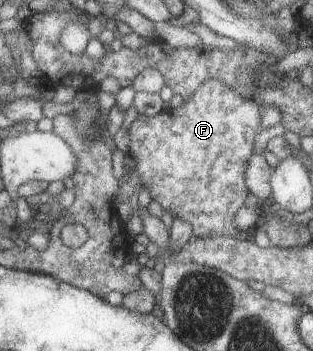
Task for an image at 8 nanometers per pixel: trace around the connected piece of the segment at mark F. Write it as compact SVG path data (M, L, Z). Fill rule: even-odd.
M210 79L196 89L190 101L184 101L171 111L162 110L154 116L138 114L131 123L128 129L129 153L135 159L143 189L147 189L151 199L158 201L164 210L190 223L194 238L234 237L238 233L234 216L246 203L250 191L246 182L246 169L252 157L256 131L260 131L260 107L264 105L256 103L254 99L246 99L220 80Z

